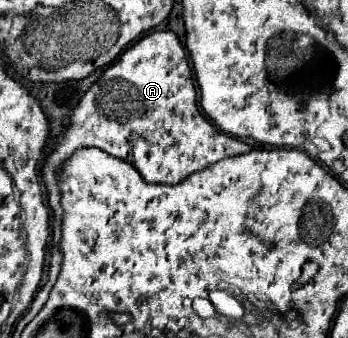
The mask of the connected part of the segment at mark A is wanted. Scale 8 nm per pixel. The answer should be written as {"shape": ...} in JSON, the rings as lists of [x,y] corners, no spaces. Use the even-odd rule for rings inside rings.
{"shape":[[[152,31],[140,37],[122,57],[110,65],[100,79],[86,91],[70,117],[70,127],[54,153],[42,167],[42,177],[48,189],[48,203],[54,211],[52,245],[50,245],[50,271],[48,283],[38,291],[32,301],[32,315],[36,315],[62,271],[62,205],[60,205],[60,171],[62,165],[82,147],[98,147],[118,159],[132,163],[140,175],[150,183],[180,183],[188,175],[206,169],[226,157],[238,157],[250,147],[222,131],[218,131],[200,111],[196,87],[186,51],[172,31]]]}

